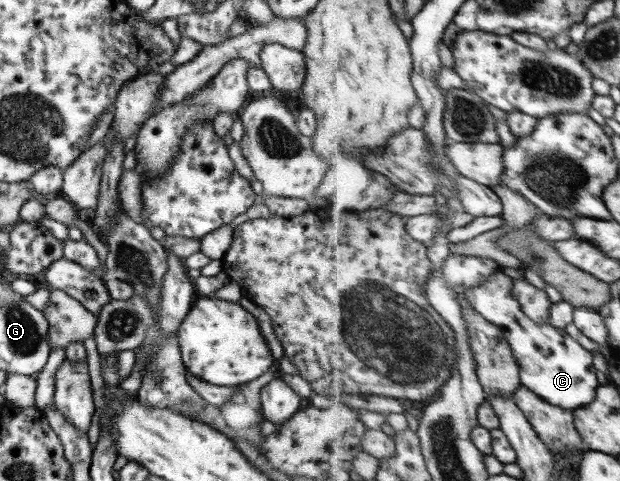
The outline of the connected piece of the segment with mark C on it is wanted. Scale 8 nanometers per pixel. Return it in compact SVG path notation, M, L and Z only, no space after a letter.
M482 285L468 289L468 302L484 315L484 318L495 323L504 331L504 336L511 343L520 364L520 378L524 386L542 396L554 406L562 406L574 412L586 404L594 402L600 380L594 368L592 351L578 344L566 329L552 326L550 323L539 323L532 319L522 307L515 294L498 294L490 292Z

